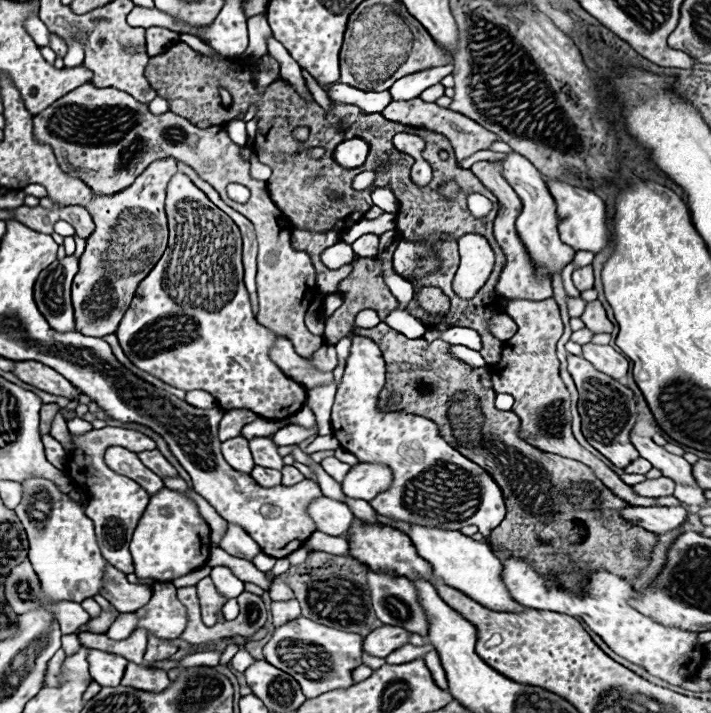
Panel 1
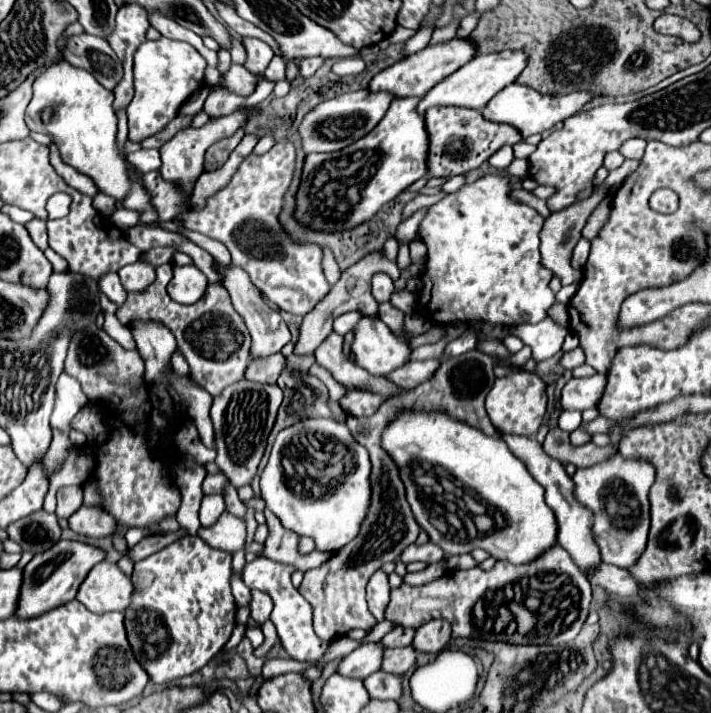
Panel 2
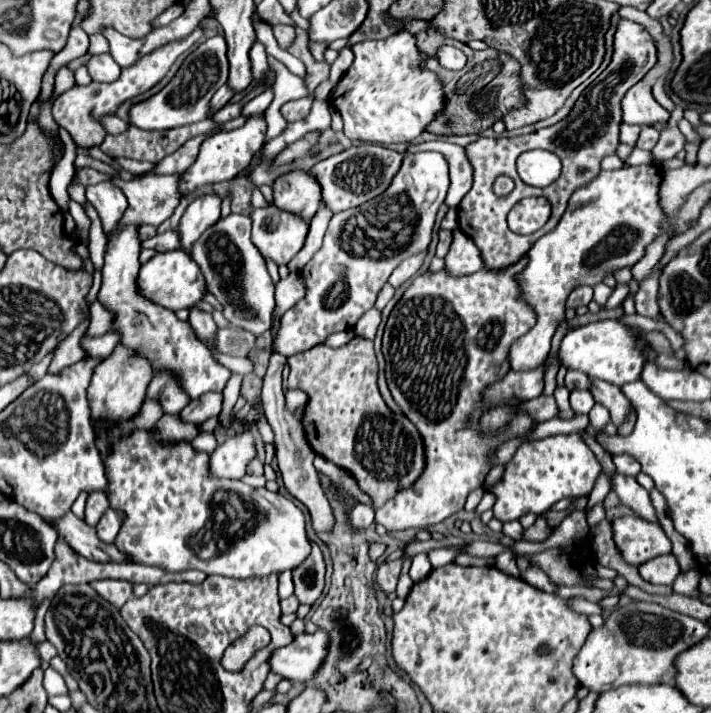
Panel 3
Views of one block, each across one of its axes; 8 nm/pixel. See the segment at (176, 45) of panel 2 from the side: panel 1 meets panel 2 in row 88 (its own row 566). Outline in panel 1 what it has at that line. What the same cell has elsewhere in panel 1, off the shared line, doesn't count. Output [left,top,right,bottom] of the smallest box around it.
[130,488,210,582]

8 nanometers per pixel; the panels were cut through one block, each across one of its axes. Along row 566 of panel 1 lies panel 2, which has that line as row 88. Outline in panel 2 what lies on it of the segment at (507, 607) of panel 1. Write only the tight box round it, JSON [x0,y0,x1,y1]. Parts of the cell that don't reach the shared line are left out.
[418,50,528,114]

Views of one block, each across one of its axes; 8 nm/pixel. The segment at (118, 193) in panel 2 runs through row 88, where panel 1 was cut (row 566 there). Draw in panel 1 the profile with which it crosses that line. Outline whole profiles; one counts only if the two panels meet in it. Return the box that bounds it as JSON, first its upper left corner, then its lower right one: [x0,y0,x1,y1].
[16,478,106,606]

